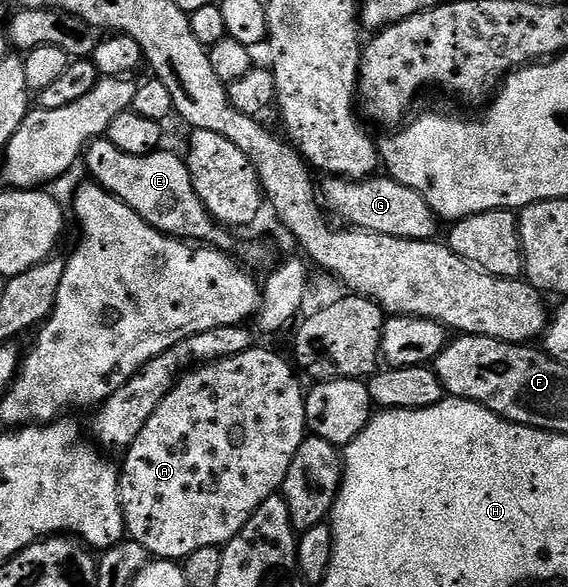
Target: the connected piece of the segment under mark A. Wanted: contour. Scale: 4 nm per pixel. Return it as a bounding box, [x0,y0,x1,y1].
[120,346,308,562]

